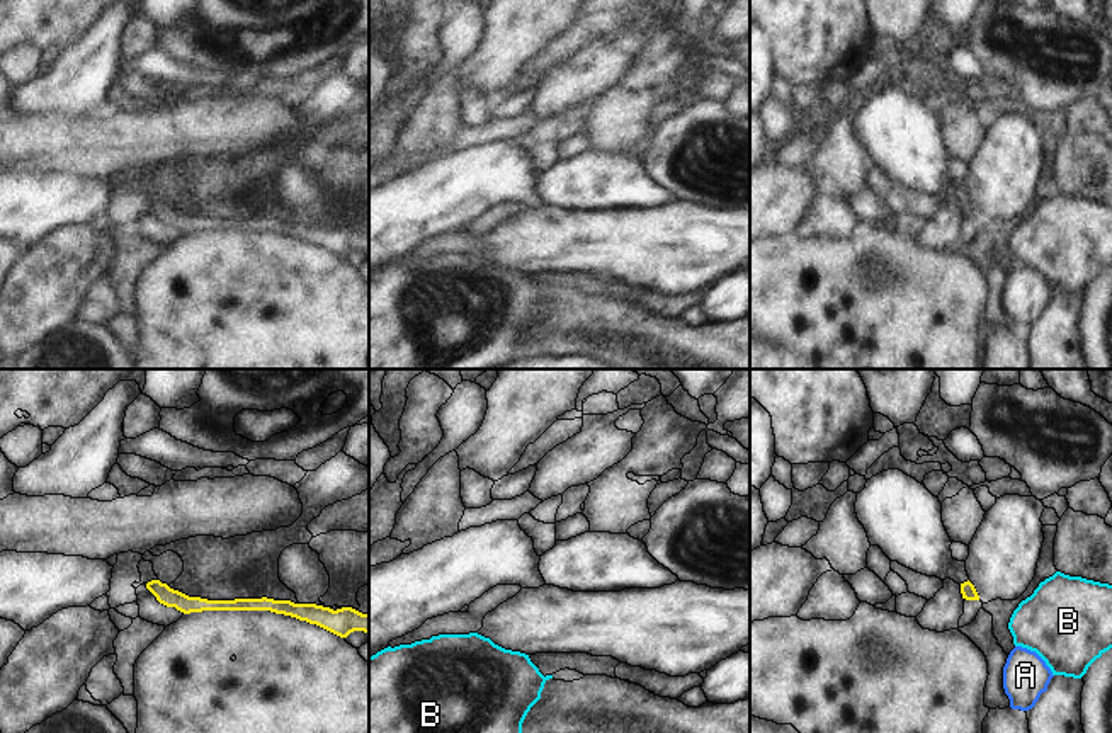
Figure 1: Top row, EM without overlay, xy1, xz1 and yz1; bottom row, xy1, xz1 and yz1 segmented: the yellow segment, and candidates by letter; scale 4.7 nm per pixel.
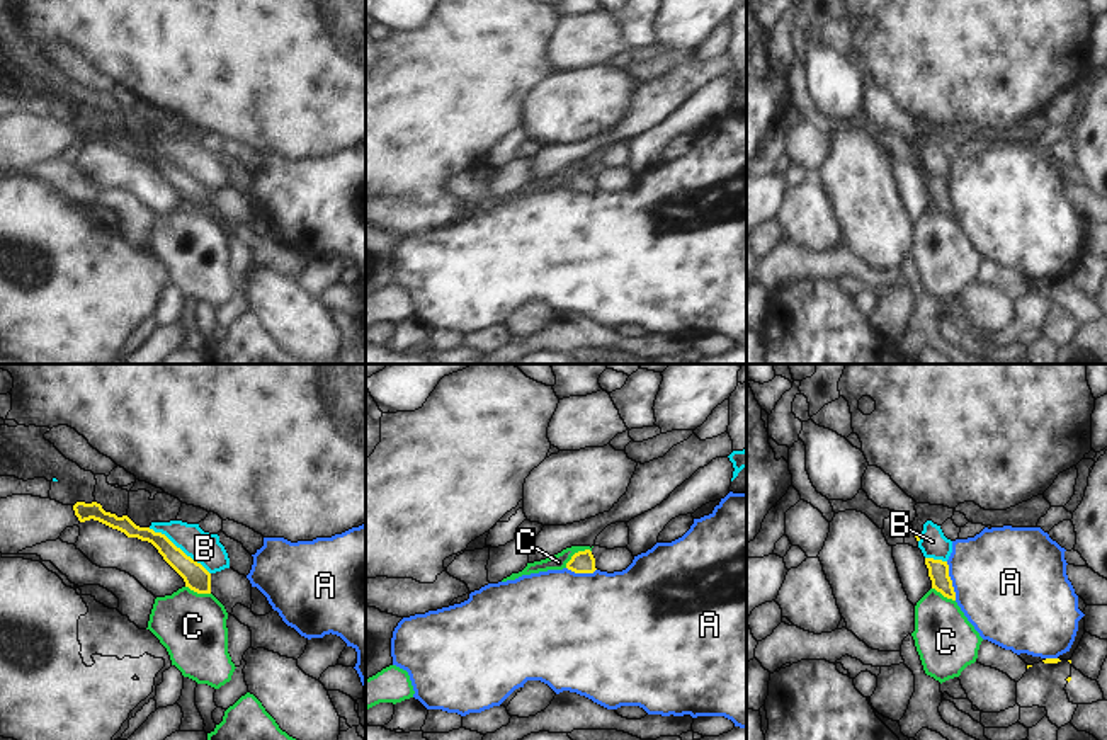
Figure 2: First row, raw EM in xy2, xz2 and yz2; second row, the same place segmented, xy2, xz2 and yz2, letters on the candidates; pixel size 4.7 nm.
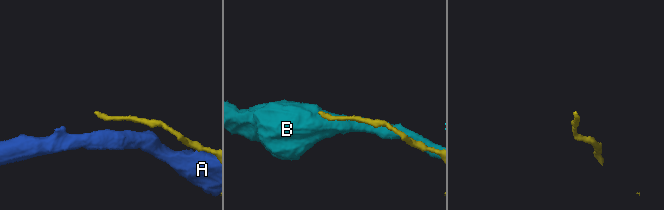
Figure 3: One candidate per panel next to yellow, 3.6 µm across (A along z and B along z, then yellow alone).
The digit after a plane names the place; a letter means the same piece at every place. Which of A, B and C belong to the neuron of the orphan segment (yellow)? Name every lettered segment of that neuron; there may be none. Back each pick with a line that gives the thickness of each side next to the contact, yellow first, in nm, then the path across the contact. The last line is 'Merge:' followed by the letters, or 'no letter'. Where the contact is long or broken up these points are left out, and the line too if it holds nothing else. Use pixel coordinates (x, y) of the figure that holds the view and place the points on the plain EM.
Merge: no letter.

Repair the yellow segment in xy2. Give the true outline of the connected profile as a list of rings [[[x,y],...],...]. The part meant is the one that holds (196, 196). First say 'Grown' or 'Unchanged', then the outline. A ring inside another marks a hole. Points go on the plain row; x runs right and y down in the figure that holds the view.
Unchanged. [[[77,121],[73,129],[80,141],[94,138],[124,151],[128,157],[151,162],[163,179],[184,197],[185,206],[197,213],[211,213],[211,192],[177,167],[165,153],[155,151],[150,146],[139,146],[128,134],[117,136],[116,133],[105,131],[97,121]]]

